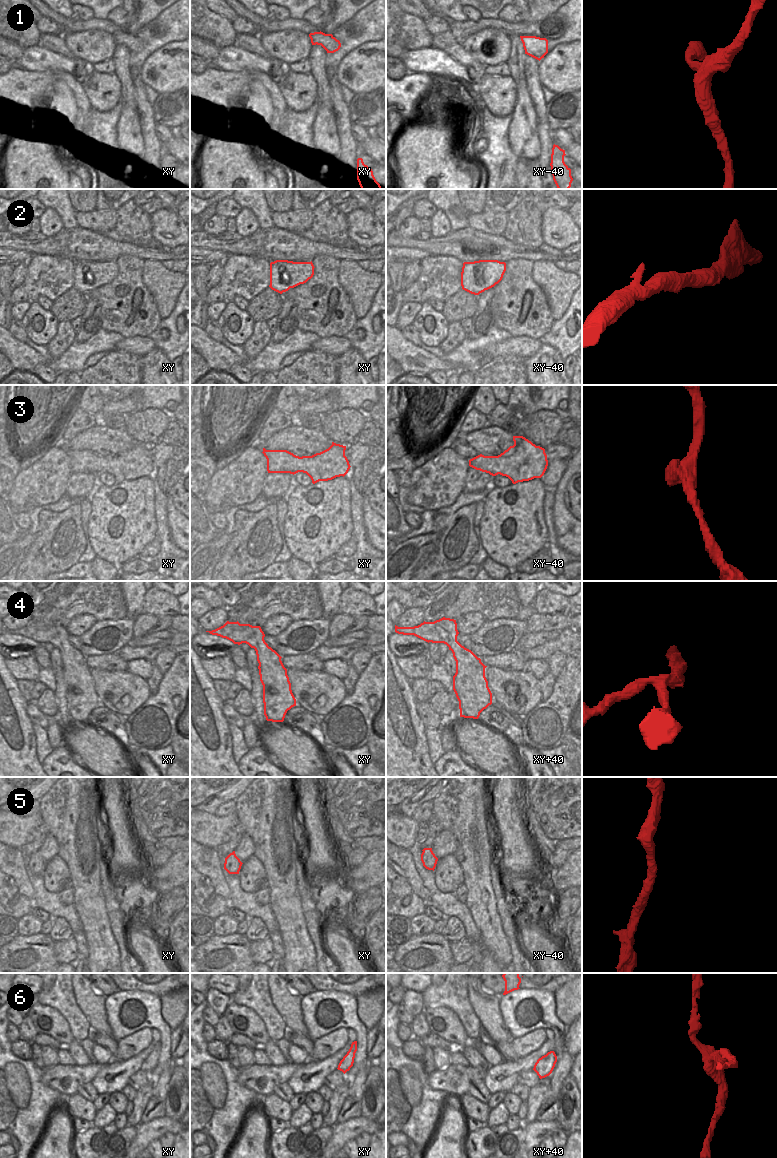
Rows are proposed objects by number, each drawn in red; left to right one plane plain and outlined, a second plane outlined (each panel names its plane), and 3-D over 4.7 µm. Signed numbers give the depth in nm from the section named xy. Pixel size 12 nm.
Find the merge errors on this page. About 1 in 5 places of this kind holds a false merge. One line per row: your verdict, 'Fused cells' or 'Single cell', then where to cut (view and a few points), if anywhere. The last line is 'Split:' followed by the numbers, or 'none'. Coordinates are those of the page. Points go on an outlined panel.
1: Single cell. No split
2: Single cell. No split
3: Single cell. No split
4: Single cell. No split
5: Single cell. No split
6: Single cell. No split
Split: none

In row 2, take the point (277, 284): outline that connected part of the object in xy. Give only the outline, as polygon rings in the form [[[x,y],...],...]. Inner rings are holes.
[[[276,260],[270,263],[269,287],[282,294],[290,288],[306,283],[314,275],[314,265],[311,262],[293,262]]]

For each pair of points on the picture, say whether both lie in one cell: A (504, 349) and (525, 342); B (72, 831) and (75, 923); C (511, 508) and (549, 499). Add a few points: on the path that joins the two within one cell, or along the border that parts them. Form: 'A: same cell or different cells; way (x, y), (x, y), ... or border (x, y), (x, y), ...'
A: same cell; way (509, 347), (520, 345)
B: different cells; border (72, 905), (82, 923), (83, 929)
C: different cells; border (546, 488), (543, 501), (544, 523)

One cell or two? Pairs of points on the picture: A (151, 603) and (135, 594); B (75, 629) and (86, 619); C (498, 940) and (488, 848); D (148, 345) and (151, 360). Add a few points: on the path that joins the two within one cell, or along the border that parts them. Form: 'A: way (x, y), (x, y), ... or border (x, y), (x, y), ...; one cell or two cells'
A: border (147, 591), (143, 597), (144, 612); two cells
B: way (78, 626), (83, 622); one cell
C: way (486, 917), (481, 903), (481, 871); one cell
D: border (155, 347), (141, 356); two cells

